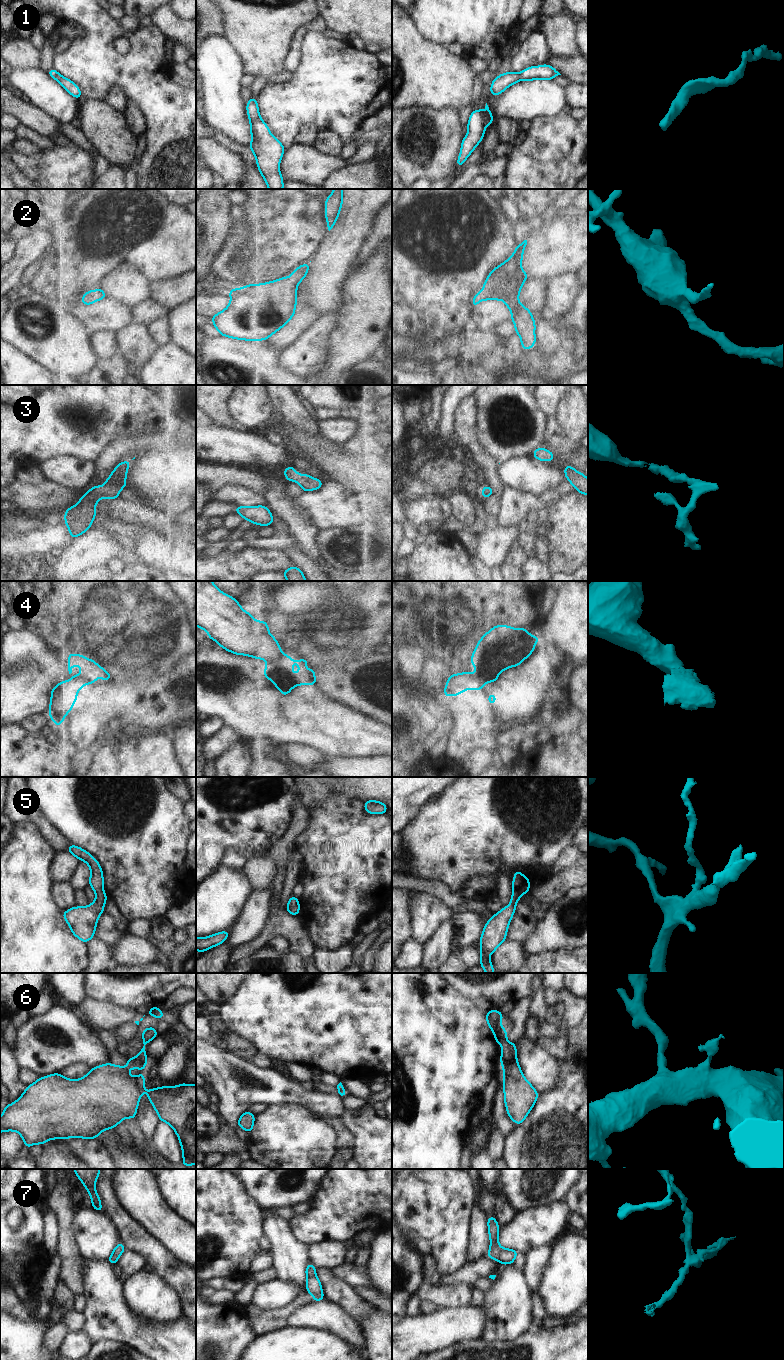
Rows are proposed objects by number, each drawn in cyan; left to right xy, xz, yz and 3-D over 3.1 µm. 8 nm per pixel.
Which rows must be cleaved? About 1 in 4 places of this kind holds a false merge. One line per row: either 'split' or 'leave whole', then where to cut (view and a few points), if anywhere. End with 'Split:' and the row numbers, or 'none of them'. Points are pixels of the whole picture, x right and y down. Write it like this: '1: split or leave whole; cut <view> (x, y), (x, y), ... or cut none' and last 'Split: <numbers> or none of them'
1: leave whole; cut none
2: leave whole; cut none
3: leave whole; cut none
4: split; cut xz (282, 654), (276, 660), (269, 661)
5: leave whole; cut none
6: leave whole; cut none
7: leave whole; cut none
Split: 4

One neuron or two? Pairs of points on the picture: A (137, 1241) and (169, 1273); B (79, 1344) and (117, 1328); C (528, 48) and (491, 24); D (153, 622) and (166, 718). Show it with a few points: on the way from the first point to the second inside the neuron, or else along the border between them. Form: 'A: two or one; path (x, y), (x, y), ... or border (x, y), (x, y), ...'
A: one; path (146, 1247), (163, 1264)
B: two; border (82, 1330), (92, 1344)
C: one; path (512, 61), (501, 61), (496, 58), (490, 40)
D: two; border (164, 673), (156, 678), (137, 678)

